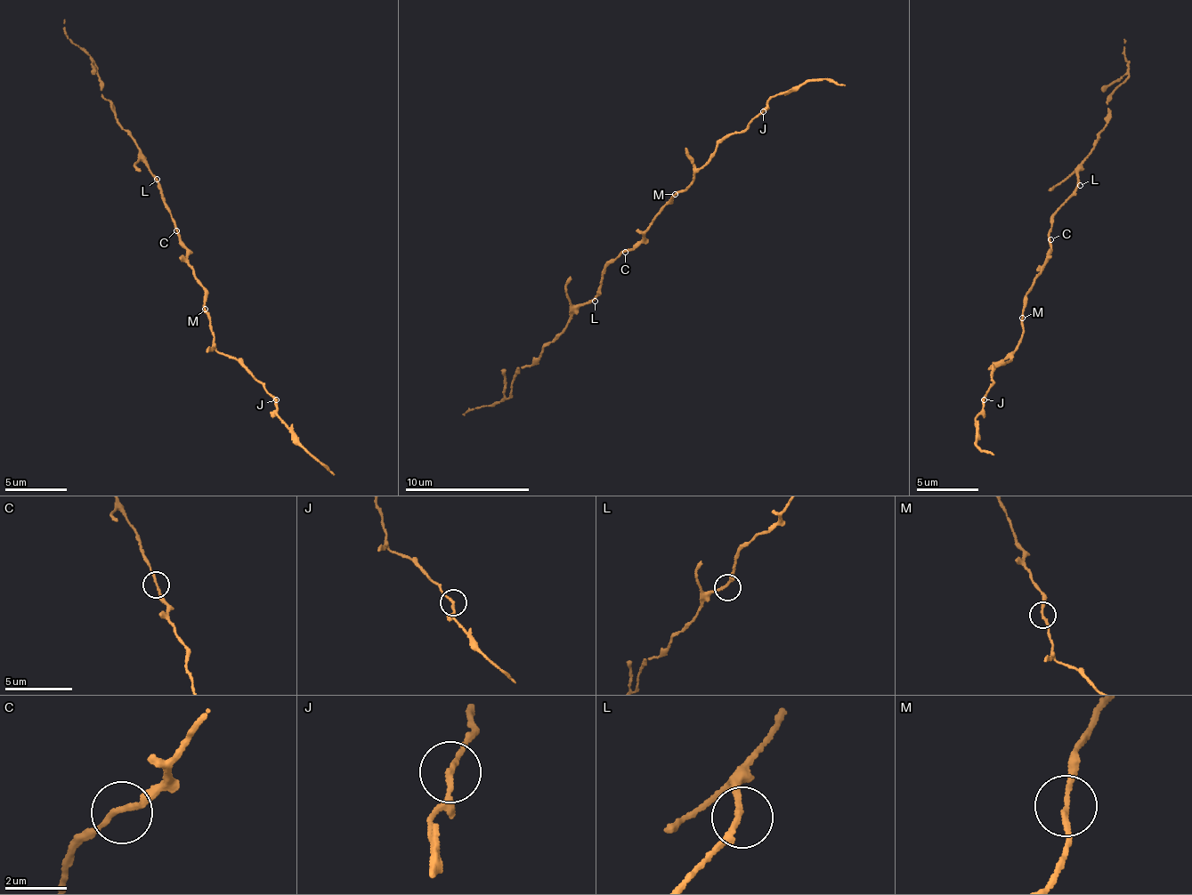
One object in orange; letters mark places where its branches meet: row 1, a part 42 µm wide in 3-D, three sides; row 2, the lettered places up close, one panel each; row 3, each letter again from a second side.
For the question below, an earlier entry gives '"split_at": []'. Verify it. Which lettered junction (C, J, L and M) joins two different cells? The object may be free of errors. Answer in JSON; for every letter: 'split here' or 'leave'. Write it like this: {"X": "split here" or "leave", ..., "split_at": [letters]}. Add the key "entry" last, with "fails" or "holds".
{"C": "leave", "J": "leave", "L": "leave", "M": "leave", "split_at": [], "entry": "holds"}

